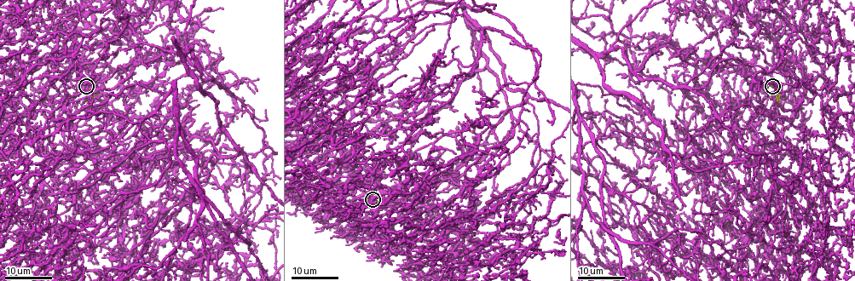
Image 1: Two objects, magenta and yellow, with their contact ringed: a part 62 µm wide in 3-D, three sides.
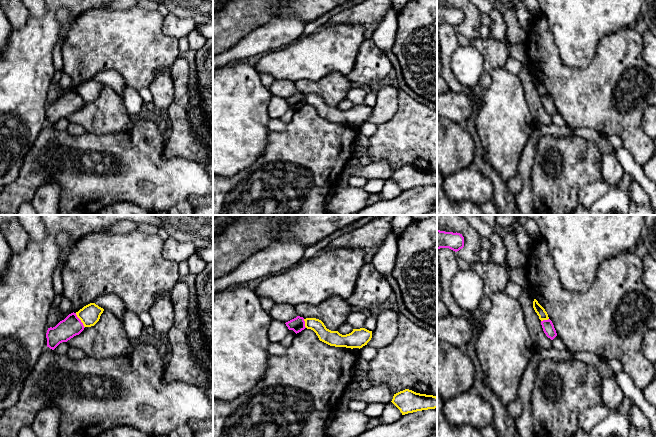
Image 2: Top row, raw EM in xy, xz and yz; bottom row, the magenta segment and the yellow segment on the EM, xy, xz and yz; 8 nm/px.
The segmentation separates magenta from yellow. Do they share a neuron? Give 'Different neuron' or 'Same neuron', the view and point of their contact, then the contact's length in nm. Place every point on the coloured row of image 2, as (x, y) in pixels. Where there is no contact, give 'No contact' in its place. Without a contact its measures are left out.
Different neuron. Touches magenta at xy (80, 320). Shared border 140 nm

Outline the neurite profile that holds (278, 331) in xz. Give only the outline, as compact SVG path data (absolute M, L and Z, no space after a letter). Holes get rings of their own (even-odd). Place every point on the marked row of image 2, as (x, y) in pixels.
M272 320L268 330L270 342L283 341L289 334L289 329L284 322Z

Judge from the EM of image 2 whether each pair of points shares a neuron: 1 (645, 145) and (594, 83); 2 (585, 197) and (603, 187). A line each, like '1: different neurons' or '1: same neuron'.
1: same neuron
2: same neuron

